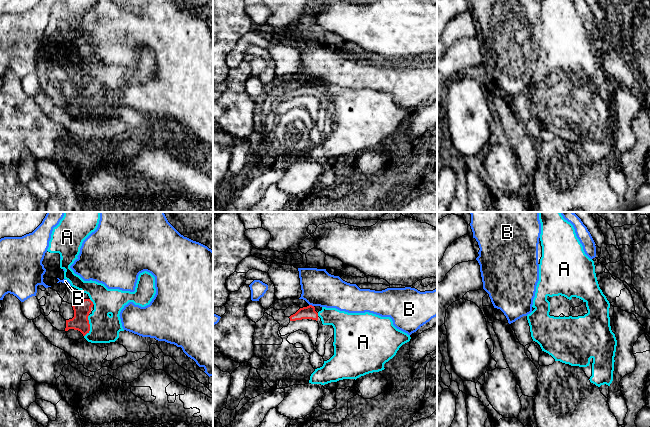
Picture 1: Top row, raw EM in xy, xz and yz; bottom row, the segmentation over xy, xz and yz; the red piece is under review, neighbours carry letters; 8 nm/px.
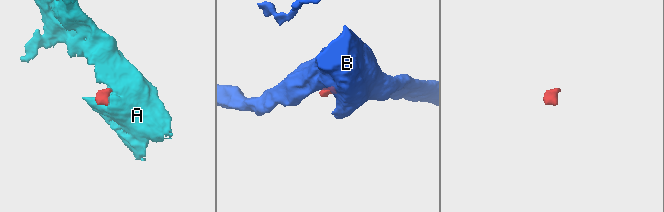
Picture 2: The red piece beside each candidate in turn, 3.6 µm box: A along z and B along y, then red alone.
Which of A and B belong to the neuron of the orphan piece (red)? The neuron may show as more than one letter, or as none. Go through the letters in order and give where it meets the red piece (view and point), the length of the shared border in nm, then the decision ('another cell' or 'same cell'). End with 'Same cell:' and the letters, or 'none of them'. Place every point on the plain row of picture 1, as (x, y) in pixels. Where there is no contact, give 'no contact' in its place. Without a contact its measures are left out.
A: contact xy (89, 102); length 180 nm; same cell
B: contact xz (311, 81); length 40 nm; another cell
Same cell: A

